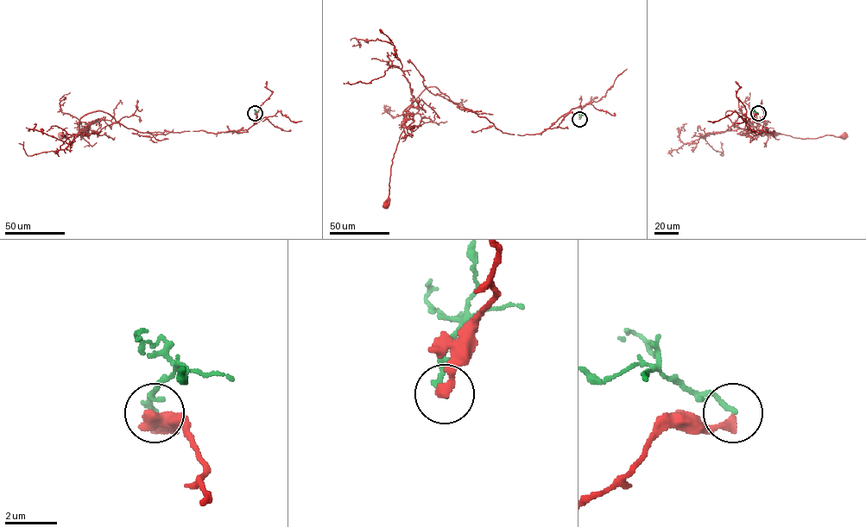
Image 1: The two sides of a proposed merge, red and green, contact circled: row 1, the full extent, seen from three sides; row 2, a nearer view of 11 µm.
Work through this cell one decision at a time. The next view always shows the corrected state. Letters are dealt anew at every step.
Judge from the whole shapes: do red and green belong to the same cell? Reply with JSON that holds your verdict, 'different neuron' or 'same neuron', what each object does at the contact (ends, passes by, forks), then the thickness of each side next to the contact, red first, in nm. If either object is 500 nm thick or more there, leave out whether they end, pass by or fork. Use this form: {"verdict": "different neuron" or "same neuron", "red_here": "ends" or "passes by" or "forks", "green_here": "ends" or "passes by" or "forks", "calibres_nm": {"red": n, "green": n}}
{"verdict": "different neuron", "red_here": "ends", "green_here": "ends", "calibres_nm": {"red": 360, "green": 200}}

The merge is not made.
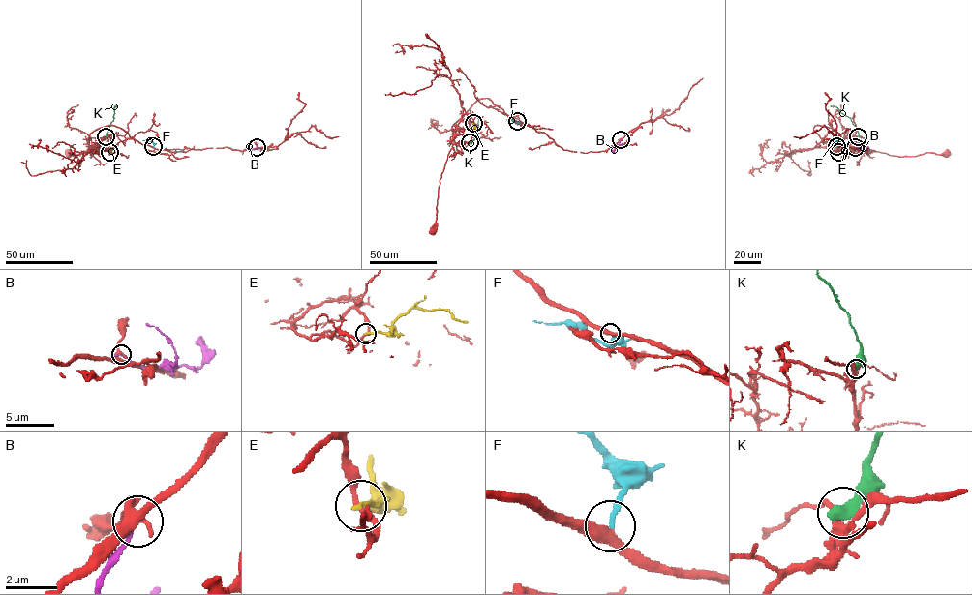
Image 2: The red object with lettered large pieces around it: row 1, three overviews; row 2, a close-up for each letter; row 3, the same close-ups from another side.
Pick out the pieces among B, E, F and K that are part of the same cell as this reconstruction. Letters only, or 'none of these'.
F

